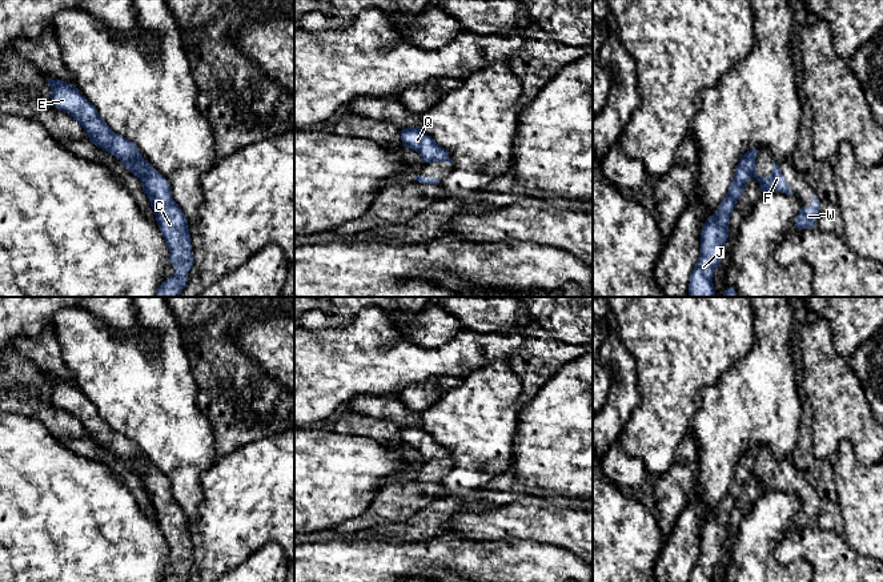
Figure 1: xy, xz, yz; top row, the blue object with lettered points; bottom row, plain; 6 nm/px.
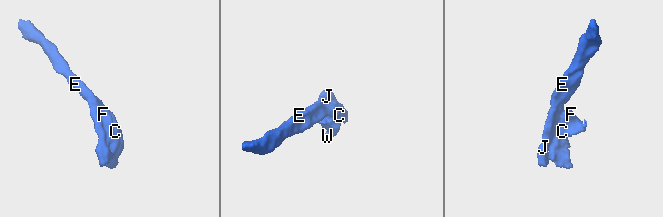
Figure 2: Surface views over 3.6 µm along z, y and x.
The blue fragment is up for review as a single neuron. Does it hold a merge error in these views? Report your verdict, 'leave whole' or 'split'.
split

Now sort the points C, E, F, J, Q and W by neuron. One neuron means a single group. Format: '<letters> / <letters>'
C F W / E J Q

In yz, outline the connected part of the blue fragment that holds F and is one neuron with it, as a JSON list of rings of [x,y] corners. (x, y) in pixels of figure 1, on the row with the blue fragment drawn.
[[[774,161],[771,174],[767,177],[762,177],[760,174],[758,174],[756,166],[754,166],[752,177],[758,180],[760,192],[782,192],[786,194],[794,194],[778,166],[778,161]]]

